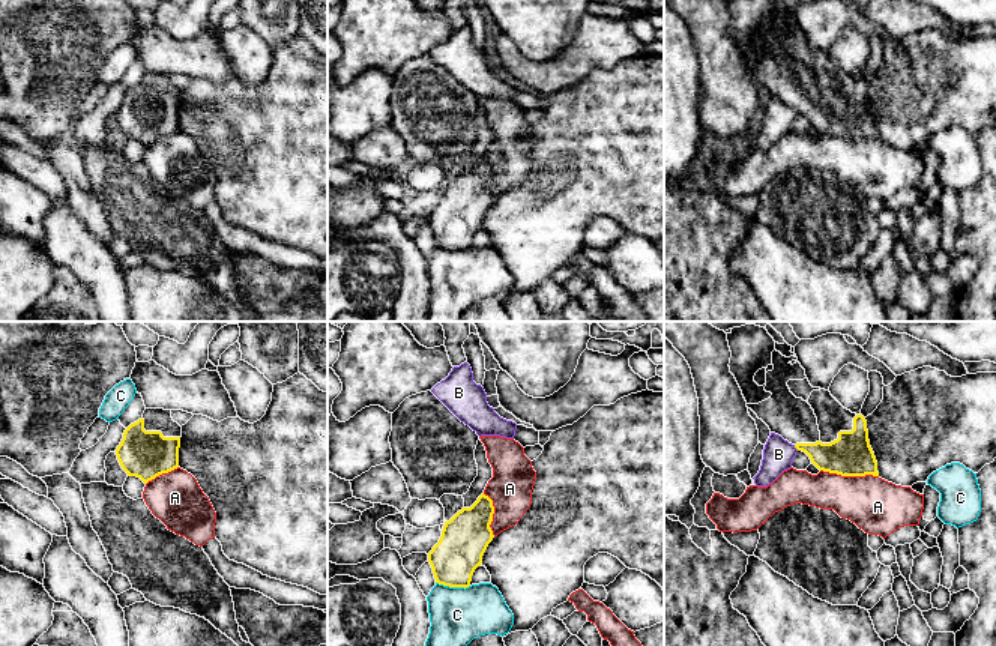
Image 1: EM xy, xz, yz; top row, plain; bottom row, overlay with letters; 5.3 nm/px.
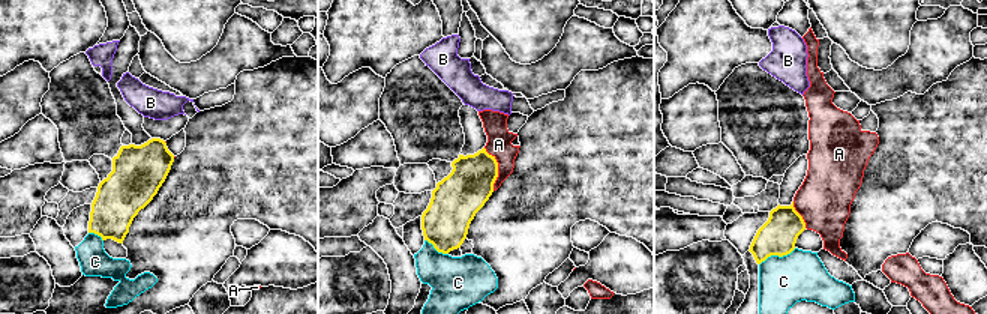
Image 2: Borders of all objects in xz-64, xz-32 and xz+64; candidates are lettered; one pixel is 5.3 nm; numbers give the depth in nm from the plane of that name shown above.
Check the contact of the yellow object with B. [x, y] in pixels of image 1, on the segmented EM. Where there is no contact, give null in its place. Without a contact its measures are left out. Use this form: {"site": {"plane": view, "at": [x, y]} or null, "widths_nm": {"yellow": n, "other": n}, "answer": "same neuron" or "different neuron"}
{"site": {"plane": "yz", "at": [796, 448]}, "widths_nm": {"yellow": 190, "other": 170}, "answer": "different neuron"}

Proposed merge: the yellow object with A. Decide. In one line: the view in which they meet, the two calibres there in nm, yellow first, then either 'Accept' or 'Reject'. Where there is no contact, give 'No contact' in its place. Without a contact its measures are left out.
Touches yellow in yz. Thickness 220 nm (yellow) against 300 nm. Reject

